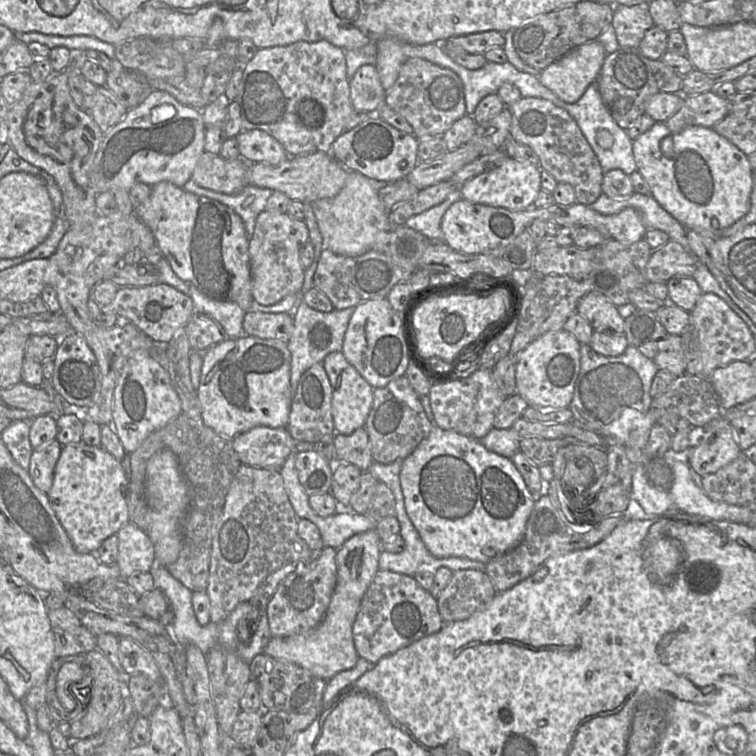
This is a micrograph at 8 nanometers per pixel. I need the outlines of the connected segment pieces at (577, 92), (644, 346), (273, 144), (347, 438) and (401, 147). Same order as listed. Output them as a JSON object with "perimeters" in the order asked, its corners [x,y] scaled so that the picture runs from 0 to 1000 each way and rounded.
{"perimeters":[[[[791,53],[779,54],[716,93],[712,104],[746,135],[761,136],[787,111],[802,73]]],[[[843,409],[825,421],[825,439],[832,458],[841,459],[852,471],[864,475],[872,463],[870,451],[884,443],[868,411]]],[[[343,171],[321,172],[310,184],[317,208],[327,216],[368,217],[384,206],[368,185]]],[[[481,565],[471,567],[460,575],[446,573],[439,585],[448,611],[466,614],[479,623],[484,623],[496,611]]],[[[497,153],[459,171],[439,190],[435,204],[460,226],[475,228],[503,241],[534,238],[554,216],[553,183],[537,177]]]]}

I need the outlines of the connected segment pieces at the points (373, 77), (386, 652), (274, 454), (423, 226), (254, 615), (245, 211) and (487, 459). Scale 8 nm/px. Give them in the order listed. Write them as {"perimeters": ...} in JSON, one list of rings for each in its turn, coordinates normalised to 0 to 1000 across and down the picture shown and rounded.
{"perimeters":[[[[495,86],[476,87],[463,104],[463,130],[470,146],[496,148],[508,138],[509,124]]],[[[501,754],[483,783],[467,825],[467,845],[478,872],[499,877],[587,828],[577,791],[546,762]]],[[[340,563],[306,581],[320,614],[369,622],[382,602],[392,597],[392,585],[377,566]]],[[[602,253],[582,271],[542,287],[536,298],[571,319],[585,319],[583,292],[586,284],[597,269],[607,261],[610,261],[610,258],[606,253]]],[[[205,742],[197,758],[204,767],[204,779],[212,780],[220,790],[225,808],[229,813],[228,821],[218,827],[221,837],[228,840],[231,848],[241,854],[259,854],[269,864],[282,856],[294,856],[311,862],[321,874],[329,877],[337,868],[348,865],[348,860],[356,847],[361,843],[354,827],[353,810],[344,806],[341,794],[320,796],[294,821],[266,827],[254,803],[255,783],[239,770],[228,763],[220,750]]],[[[250,238],[242,249],[249,254],[287,265],[307,275],[321,291],[327,310],[332,310],[343,282],[353,276],[353,265],[361,255],[358,250],[325,243],[310,257],[298,257],[266,247],[254,238]]],[[[574,563],[550,594],[529,612],[530,620],[528,631],[536,676],[557,714],[574,735],[579,738],[614,737],[643,746],[652,738],[675,729],[690,716],[696,693],[710,656],[701,651],[692,631],[675,606],[665,604],[643,594],[634,582]]]]}

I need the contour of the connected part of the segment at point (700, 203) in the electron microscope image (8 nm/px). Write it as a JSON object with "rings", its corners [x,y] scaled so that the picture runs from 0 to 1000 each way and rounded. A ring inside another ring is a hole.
{"rings":[[[866,161],[857,173],[837,184],[836,198],[843,220],[843,228],[845,228],[851,237],[856,241],[861,259],[874,271],[877,276],[886,282],[909,303],[917,303],[925,307],[930,313],[948,313],[955,311],[962,303],[967,302],[975,292],[991,280],[993,274],[992,259],[997,247],[997,224],[993,221],[987,204],[984,204],[964,185],[947,176],[942,169],[930,167],[910,167],[898,173],[889,173],[880,163]]]}

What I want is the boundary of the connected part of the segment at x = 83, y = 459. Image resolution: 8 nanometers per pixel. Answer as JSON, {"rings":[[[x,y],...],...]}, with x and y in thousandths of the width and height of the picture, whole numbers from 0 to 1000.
{"rings":[[[103,585],[82,590],[62,656],[99,726],[126,731],[134,720],[171,692],[169,630],[163,612],[138,595]]]}

